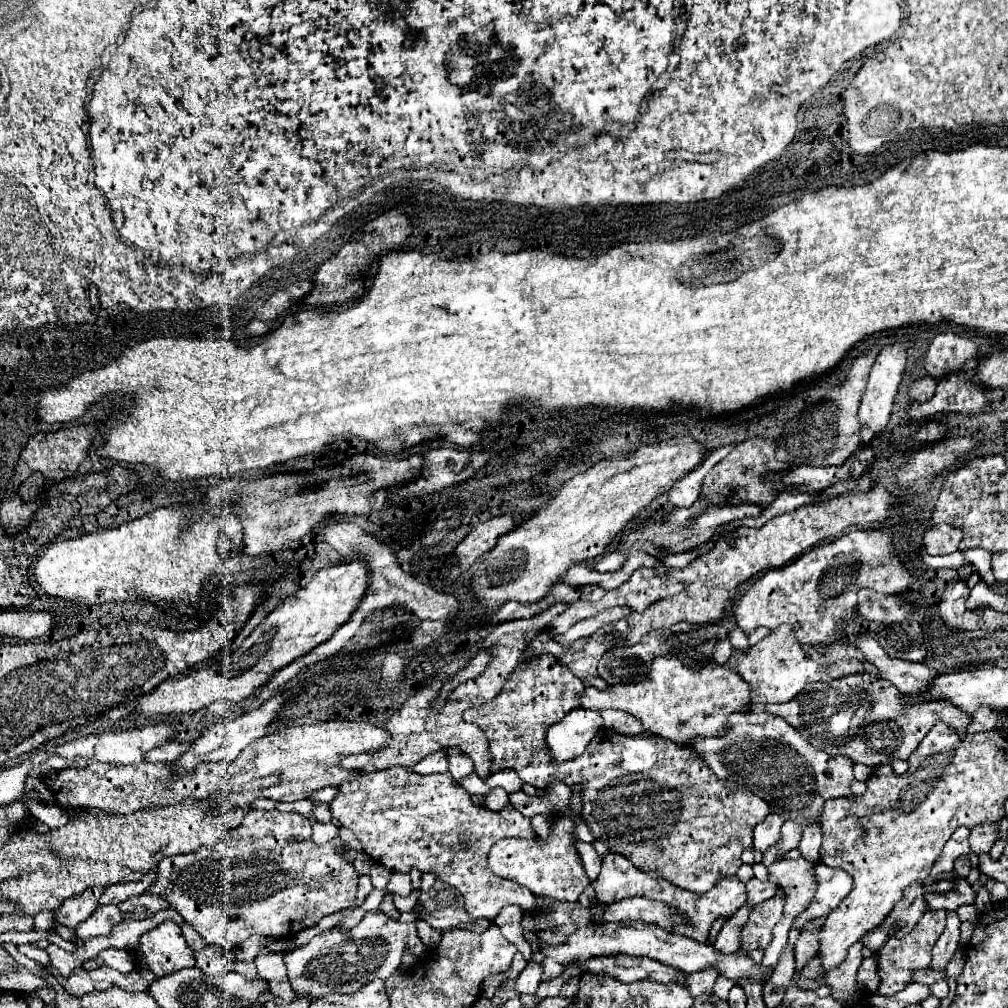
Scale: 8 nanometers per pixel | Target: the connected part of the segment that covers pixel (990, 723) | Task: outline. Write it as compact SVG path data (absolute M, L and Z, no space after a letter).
M981 707L975 715L971 725L967 727L969 733L979 733L979 731L987 731L987 729L999 729L999 721L1001 721L1001 713L991 711L989 707Z

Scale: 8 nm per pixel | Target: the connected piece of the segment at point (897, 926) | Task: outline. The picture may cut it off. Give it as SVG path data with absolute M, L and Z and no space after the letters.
M915 881L905 889L903 901L897 903L897 907L887 915L887 919L863 937L865 947L877 951L887 941L887 937L895 937L895 935L905 937L917 925L917 921L923 917L925 911L927 911L925 889L921 881Z

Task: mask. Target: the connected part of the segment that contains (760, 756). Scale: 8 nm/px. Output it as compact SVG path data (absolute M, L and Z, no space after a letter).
M751 711L745 715L733 713L729 723L731 729L727 735L697 737L691 747L705 759L717 777L749 787L771 805L771 811L777 811L777 805L783 805L779 811L807 823L821 817L823 803L829 797L851 797L849 785L853 781L853 761L849 761L849 757L819 751L787 721L767 711Z

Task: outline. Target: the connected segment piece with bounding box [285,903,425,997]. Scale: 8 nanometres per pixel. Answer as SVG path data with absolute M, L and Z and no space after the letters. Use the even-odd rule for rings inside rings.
M421 903L417 905L419 909L401 913L399 919L391 919L383 911L371 911L349 933L339 931L341 927L335 927L325 935L313 937L307 945L285 953L289 983L297 993L325 997L329 993L353 993L373 979L391 977L401 967L403 953L419 955L425 949L417 935L417 921L425 911ZM347 939L351 939L351 943Z

